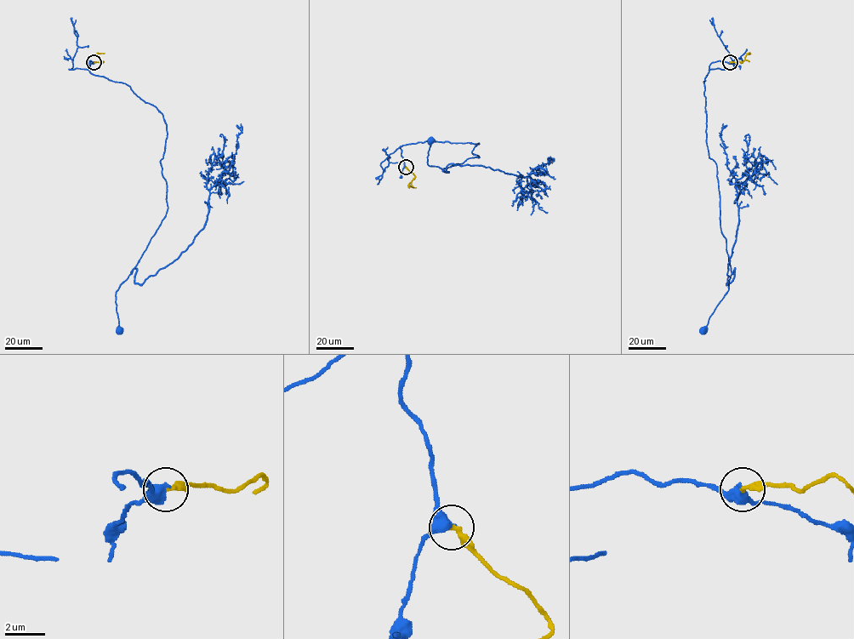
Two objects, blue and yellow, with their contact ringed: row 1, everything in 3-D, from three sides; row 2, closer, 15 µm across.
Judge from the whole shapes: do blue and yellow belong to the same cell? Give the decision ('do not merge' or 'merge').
merge

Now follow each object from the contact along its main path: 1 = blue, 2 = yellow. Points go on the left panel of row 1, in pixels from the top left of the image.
1: (93, 62), (91, 72), (128, 85), (162, 114), (167, 131), (161, 162), (167, 210), (116, 293), (119, 330)
2: (93, 62), (103, 62), (99, 61), (97, 54), (105, 53)

